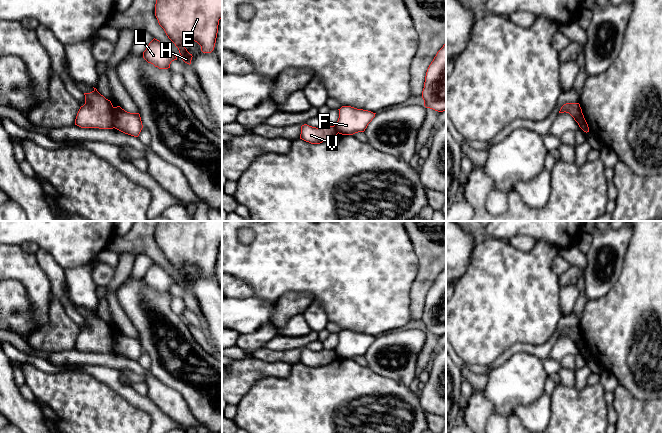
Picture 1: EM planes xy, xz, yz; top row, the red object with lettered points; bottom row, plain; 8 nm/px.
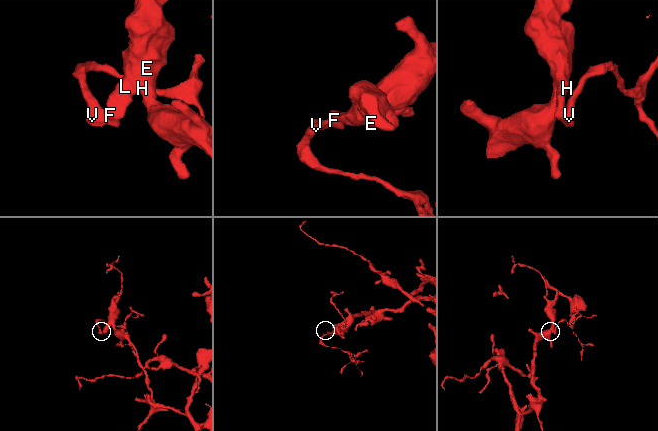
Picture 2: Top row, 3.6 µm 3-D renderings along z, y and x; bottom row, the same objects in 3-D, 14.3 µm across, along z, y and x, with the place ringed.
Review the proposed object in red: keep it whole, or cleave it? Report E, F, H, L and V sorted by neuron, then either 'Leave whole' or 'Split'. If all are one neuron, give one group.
Groups: E F H L / V. Split

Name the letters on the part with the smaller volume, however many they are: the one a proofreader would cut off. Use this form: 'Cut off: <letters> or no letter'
Cut off: V

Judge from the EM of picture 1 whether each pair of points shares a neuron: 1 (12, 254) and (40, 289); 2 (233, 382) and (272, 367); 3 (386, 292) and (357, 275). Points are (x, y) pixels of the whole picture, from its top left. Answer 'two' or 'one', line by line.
1: one
2: one
3: one

